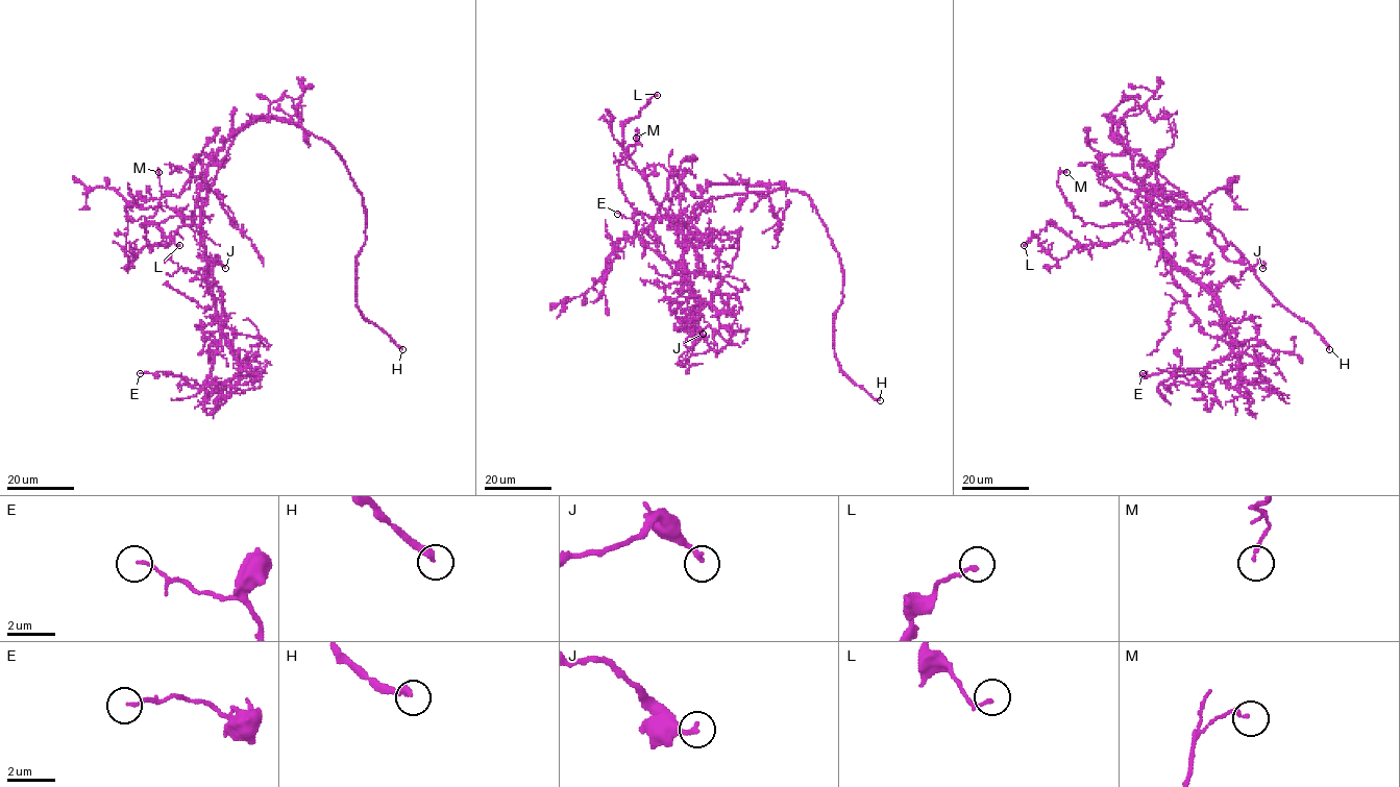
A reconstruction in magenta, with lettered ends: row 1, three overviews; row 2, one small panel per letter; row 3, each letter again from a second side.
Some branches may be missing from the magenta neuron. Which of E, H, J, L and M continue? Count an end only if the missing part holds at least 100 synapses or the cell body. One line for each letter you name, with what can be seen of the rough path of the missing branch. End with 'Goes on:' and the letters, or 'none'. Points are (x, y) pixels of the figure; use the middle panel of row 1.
H: (880, 400), (905, 421), (903, 427)
Goes on: H

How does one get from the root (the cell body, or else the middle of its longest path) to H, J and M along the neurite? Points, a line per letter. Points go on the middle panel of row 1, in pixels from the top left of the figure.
H: (708, 199), (777, 189), (810, 199), (843, 276), (834, 315), (835, 358), (880, 400)
J: (708, 199), (693, 206), (686, 222), (679, 218), (683, 273), (691, 297), (669, 306), (682, 322), (703, 334)
M: (708, 199), (686, 222), (637, 212), (618, 172), (637, 128), (636, 138)

